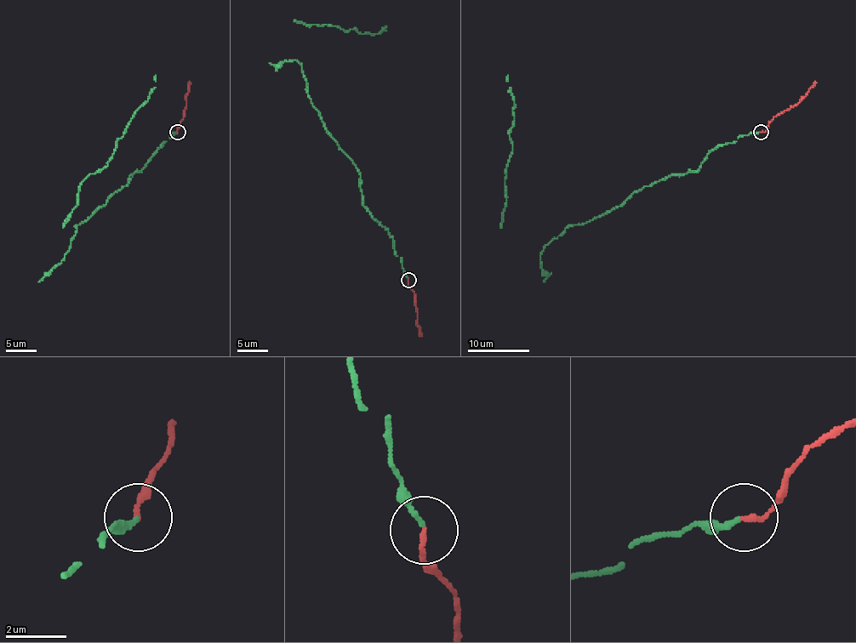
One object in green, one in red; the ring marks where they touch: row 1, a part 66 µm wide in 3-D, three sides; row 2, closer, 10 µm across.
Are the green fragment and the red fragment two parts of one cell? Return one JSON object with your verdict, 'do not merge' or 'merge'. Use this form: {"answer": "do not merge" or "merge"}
{"answer": "merge"}

